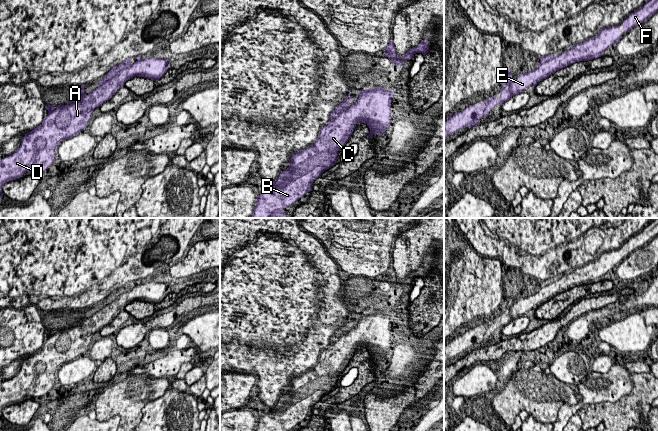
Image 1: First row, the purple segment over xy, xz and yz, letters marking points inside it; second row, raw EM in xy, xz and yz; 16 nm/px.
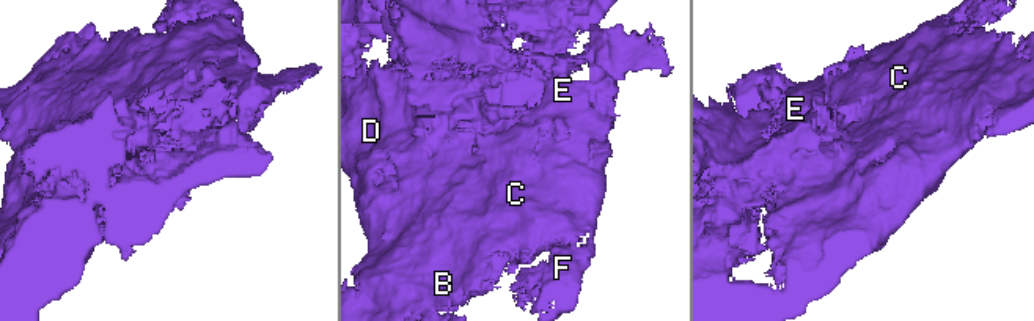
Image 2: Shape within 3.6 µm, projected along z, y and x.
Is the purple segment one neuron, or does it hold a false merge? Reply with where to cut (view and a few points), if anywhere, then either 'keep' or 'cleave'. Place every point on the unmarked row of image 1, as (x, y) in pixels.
no cut | keep

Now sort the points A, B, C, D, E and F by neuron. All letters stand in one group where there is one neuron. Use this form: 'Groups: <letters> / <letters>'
Groups: A B C D E F

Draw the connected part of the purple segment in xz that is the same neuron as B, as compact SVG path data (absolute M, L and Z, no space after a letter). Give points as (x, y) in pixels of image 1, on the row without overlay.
M381 310L371 314L361 313L357 326L350 331L349 327L355 322L350 322L348 317L345 324L330 337L329 346L321 352L317 365L311 371L291 378L291 389L279 398L268 414L257 420L255 431L289 431L312 415L313 406L321 401L326 393L338 387L338 375L348 366L358 347L365 347L369 351L369 362L385 358L391 348L391 326L394 319L395 315L389 316Z

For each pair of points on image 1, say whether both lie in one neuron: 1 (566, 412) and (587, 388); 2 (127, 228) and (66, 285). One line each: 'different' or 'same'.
1: same
2: same

